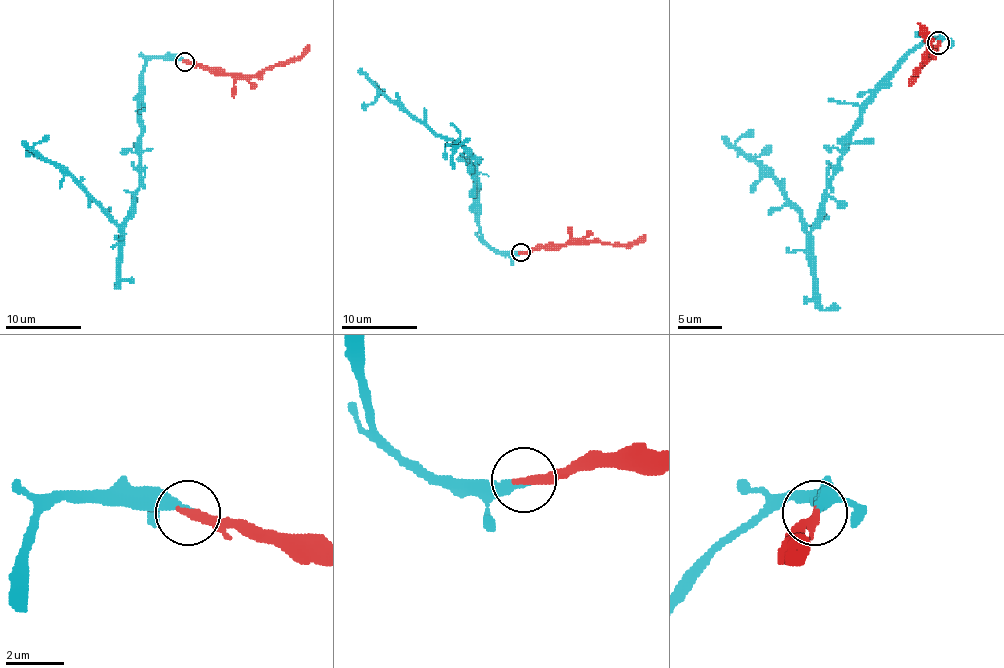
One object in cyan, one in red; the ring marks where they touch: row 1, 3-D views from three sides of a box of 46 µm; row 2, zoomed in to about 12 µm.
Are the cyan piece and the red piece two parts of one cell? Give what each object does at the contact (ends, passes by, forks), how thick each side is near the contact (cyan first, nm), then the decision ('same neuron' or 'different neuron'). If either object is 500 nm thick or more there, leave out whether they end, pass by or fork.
cyan ends; red ends; calibres 320 and 320 nm; same neuron

